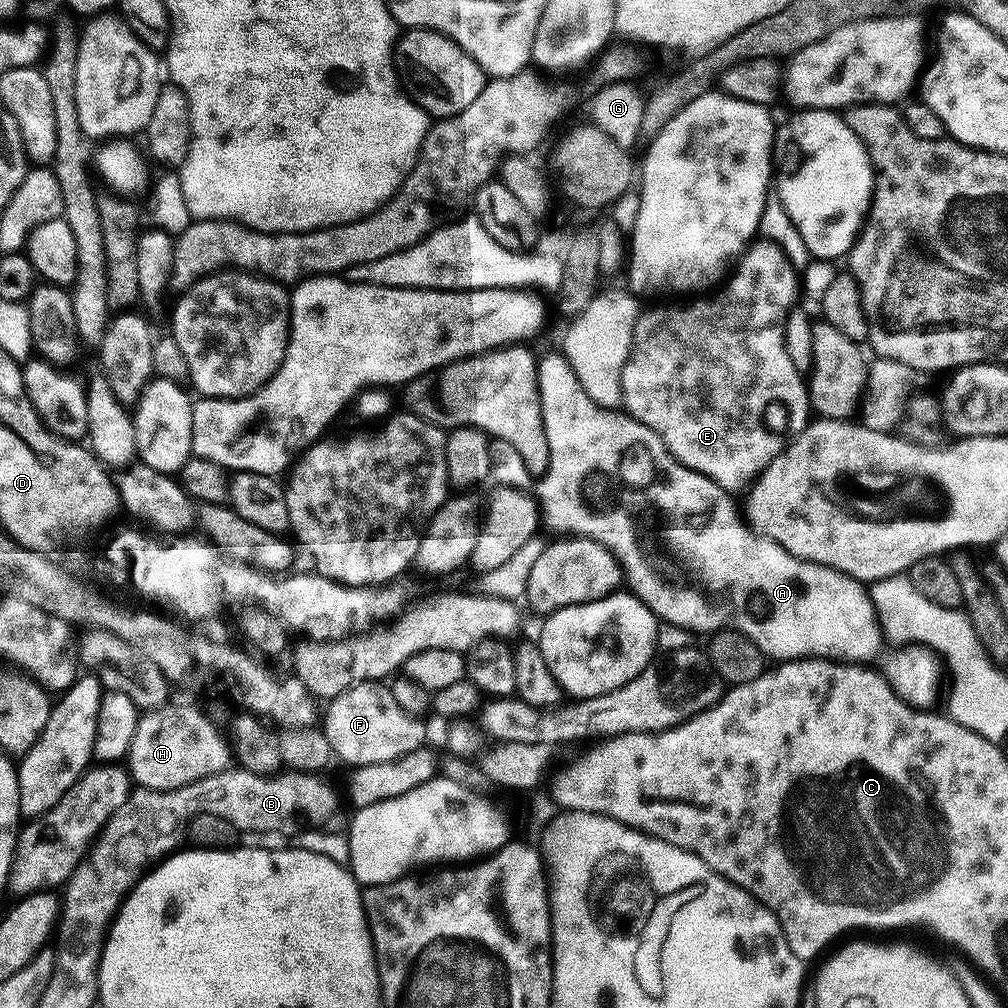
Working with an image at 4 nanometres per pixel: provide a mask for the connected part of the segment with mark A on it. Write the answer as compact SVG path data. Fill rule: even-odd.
M563 354L556 356L540 356L537 368L537 386L540 388L540 405L542 406L542 418L546 438L550 446L550 462L548 473L539 477L540 484L534 491L538 501L539 511L542 513L542 524L553 528L556 534L567 534L572 538L583 538L598 542L610 555L616 559L617 565L622 569L623 579L630 589L631 595L637 596L652 613L665 624L673 624L675 628L683 628L689 633L708 632L715 634L721 630L740 632L761 649L765 656L776 662L789 660L802 660L805 658L823 658L837 662L872 662L872 659L880 652L885 637L882 635L882 627L876 618L876 607L872 604L869 589L853 576L847 576L845 572L839 572L833 568L827 568L821 564L815 564L809 560L799 560L794 554L790 554L778 542L760 535L746 523L745 517L736 513L736 504L731 495L719 488L710 478L690 470L686 465L680 464L669 454L668 448L645 424L640 424L634 417L620 410L600 408L582 390L574 370L568 365L568 359ZM588 496L608 496L608 512L604 508L596 509L588 505Z

